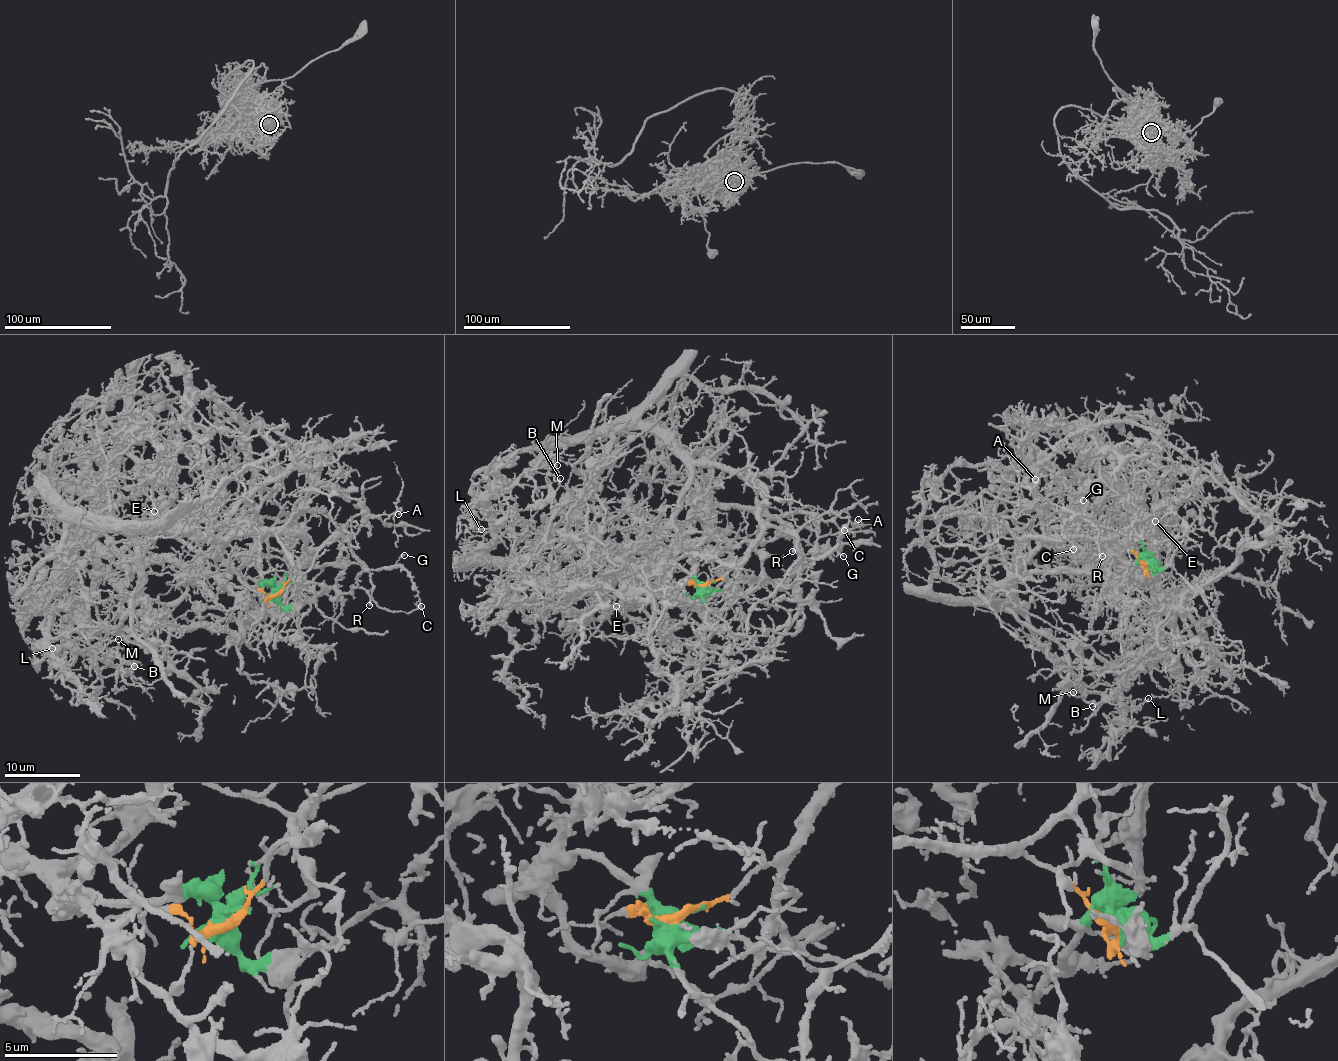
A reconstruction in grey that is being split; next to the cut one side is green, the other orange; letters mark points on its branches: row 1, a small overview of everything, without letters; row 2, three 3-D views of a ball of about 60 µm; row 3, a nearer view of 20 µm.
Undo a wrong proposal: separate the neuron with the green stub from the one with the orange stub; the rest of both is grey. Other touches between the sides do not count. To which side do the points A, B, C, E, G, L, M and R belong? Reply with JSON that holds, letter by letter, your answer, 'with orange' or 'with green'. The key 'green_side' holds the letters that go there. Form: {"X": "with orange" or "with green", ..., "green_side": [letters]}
{"A": "with orange", "B": "with green", "C": "with orange", "E": "with green", "G": "with orange", "L": "with green", "M": "with green", "R": "with orange", "green_side": ["B", "E", "L", "M"]}

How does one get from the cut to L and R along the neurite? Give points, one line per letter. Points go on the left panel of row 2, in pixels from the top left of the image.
L: (275, 594), (270, 586), (228, 587), (208, 570), (125, 561), (83, 545), (47, 603), (39, 647), (52, 648)
R: (275, 594), (283, 590), (294, 567), (340, 537), (348, 543), (352, 556), (369, 574), (369, 605)

